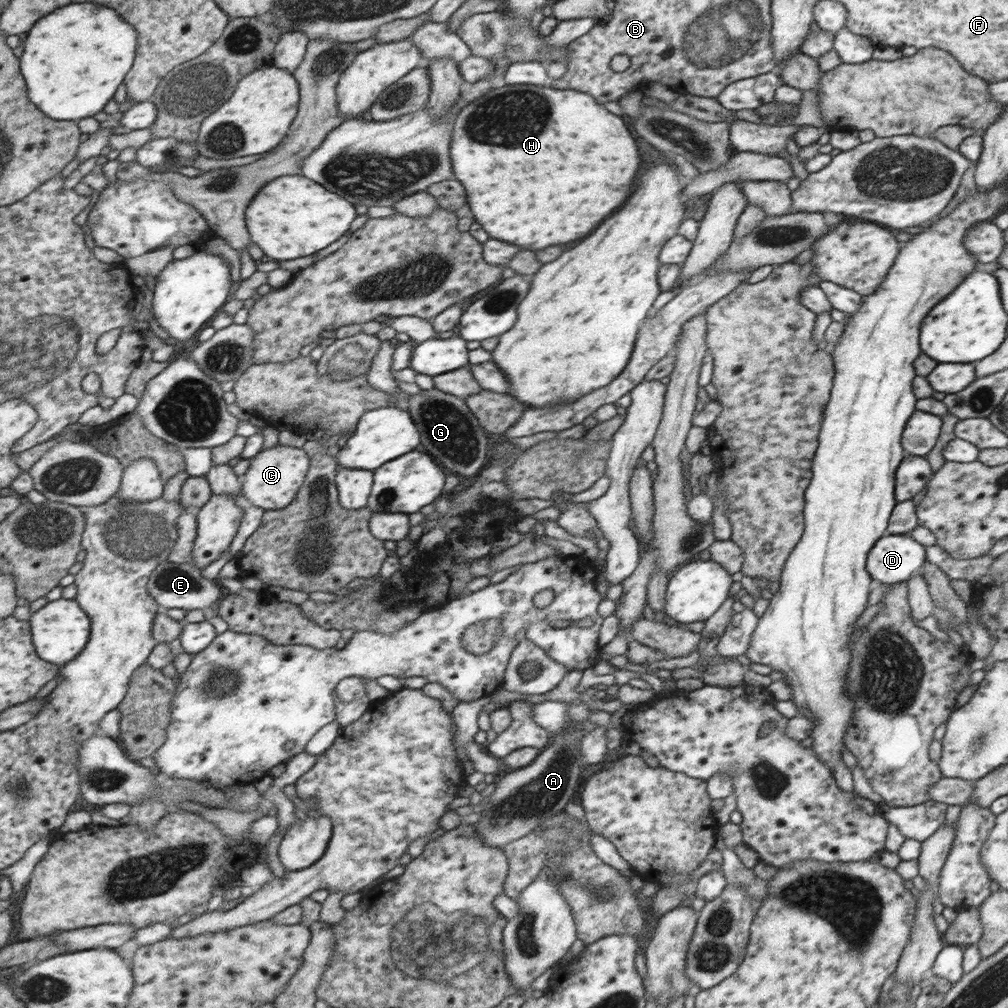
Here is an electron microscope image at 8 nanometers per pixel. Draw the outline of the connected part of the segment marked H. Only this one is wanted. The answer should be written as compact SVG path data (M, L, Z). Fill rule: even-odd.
M511 84L509 86L503 85L499 88L495 86L491 87L484 95L481 95L481 98L477 98L477 100L473 100L471 104L467 104L465 108L461 108L459 110L459 114L457 114L456 118L452 120L452 136L451 136L451 150L449 151L448 156L453 160L453 178L457 180L457 182L461 182L461 186L465 188L465 198L467 198L467 206L471 208L471 214L473 214L473 218L475 218L475 222L489 234L489 238L495 238L495 240L501 240L501 242L509 242L509 244L515 244L515 246L523 246L523 248L527 248L527 250L541 250L541 248L545 248L545 246L553 246L553 244L565 244L565 242L571 242L571 240L577 240L577 238L583 238L583 236L587 236L605 216L609 216L617 206L621 206L623 204L623 200L629 196L629 192L631 192L631 188L633 188L633 178L635 178L635 170L637 170L637 166L639 166L639 158L637 158L637 146L635 146L635 142L633 142L633 138L631 138L631 134L629 134L629 130L627 130L627 126L623 124L623 120L619 118L619 116L615 116L615 114L611 114L611 112L607 112L603 106L599 106L599 104L595 104L595 100L589 96L589 93L585 93L583 91L576 90L561 90L561 89L553 89L551 86L547 85L547 88L543 88L542 85L529 85L529 84Z

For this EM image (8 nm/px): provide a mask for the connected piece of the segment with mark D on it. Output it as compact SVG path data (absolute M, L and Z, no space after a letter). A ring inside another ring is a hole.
M886 535L868 553L868 575L886 585L907 582L909 574L923 564L923 546L906 535Z

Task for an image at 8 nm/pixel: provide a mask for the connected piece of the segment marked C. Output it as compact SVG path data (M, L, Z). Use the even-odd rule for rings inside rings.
M277 445L261 450L251 459L251 463L242 477L242 492L252 506L269 510L281 510L288 507L300 494L300 488L308 478L312 460L303 448Z

